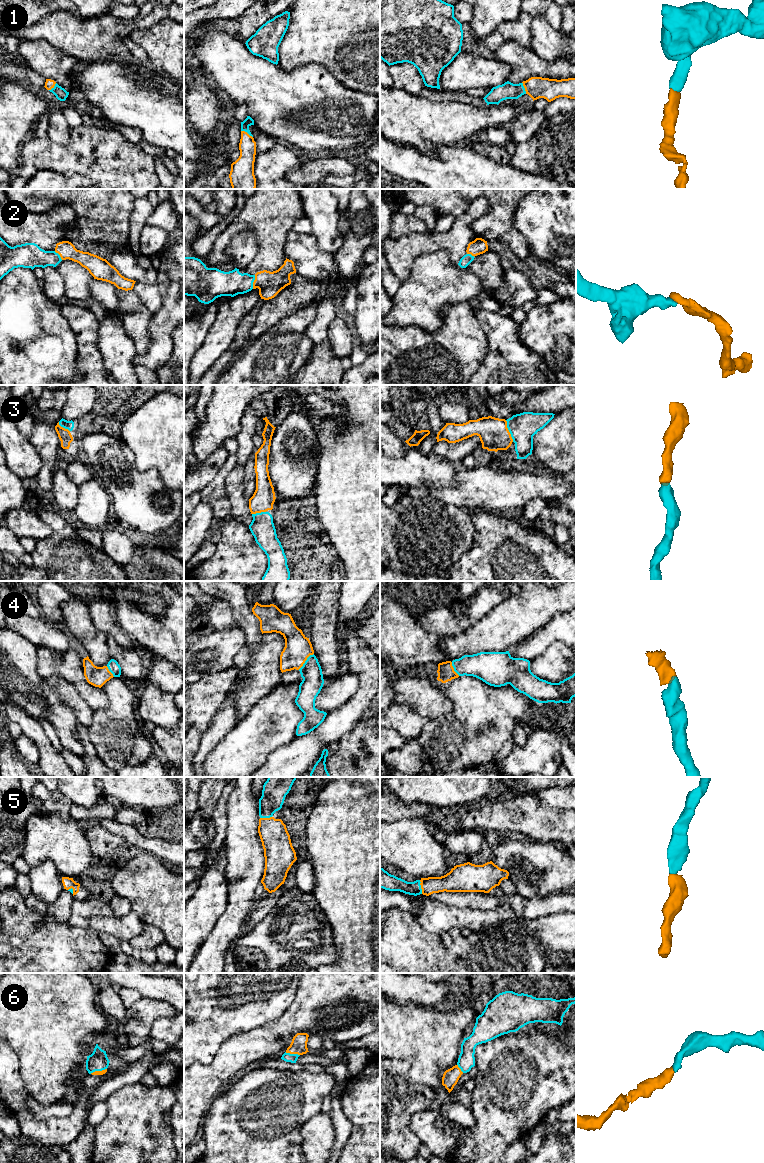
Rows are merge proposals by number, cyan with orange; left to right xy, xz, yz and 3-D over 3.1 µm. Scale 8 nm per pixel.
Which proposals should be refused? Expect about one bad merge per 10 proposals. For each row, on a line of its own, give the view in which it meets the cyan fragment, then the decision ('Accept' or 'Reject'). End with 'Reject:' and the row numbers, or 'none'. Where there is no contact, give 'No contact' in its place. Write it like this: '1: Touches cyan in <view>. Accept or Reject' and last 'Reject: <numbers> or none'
1: Touches cyan in xz. Accept
2: Touches cyan in xz. Accept
3: Touches cyan in yz. Accept
4: Touches cyan in xz. Accept
5: Touches cyan in yz. Accept
6: Touches cyan in xz. Accept
Reject: none

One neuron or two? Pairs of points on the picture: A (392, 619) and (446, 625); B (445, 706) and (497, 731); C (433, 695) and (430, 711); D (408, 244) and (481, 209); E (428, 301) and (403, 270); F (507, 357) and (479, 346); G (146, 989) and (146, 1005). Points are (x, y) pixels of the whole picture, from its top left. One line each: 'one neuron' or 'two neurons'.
A: two neurons
B: two neurons
C: one neuron
D: one neuron
E: two neurons
F: two neurons
G: two neurons

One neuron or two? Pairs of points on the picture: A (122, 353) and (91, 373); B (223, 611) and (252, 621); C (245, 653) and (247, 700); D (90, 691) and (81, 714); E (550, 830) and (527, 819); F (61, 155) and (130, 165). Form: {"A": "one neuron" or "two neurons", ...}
{"A": "two neurons", "B": "two neurons", "C": "one neuron", "D": "two neurons", "E": "one neuron", "F": "one neuron"}

